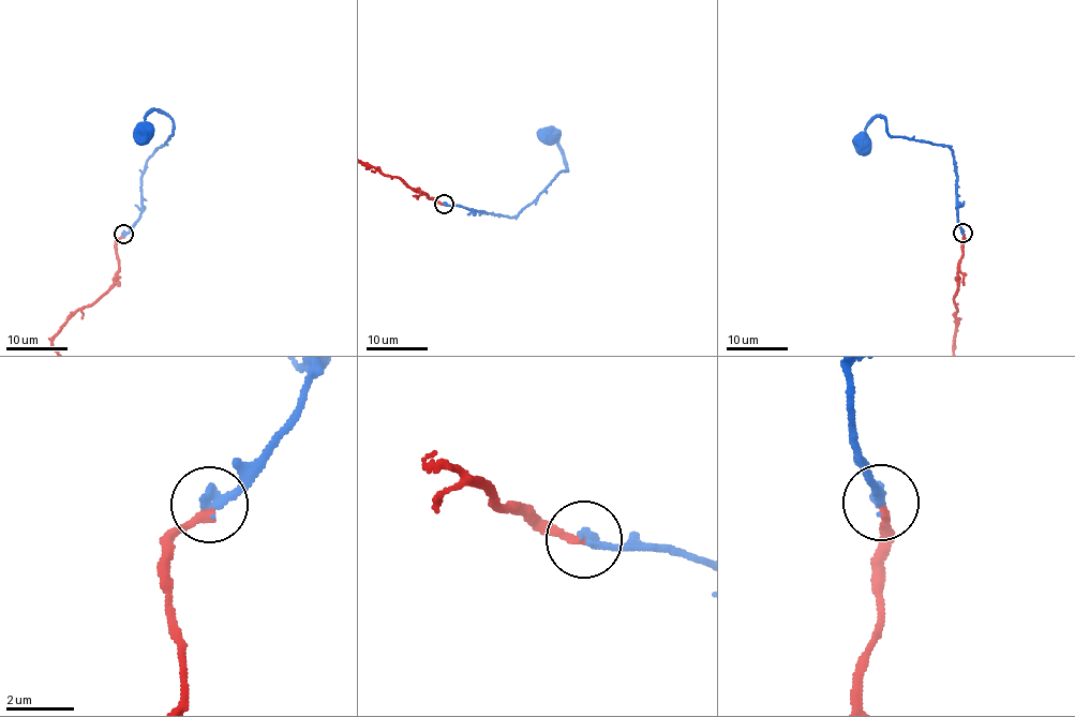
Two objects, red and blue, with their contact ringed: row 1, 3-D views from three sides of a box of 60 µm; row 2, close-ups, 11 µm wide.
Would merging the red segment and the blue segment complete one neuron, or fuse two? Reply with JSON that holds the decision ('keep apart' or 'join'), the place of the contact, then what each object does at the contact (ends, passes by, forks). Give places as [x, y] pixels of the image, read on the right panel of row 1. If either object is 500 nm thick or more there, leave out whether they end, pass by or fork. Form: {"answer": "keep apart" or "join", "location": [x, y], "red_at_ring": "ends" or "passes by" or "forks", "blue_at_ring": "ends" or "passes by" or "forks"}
{"answer": "join", "location": [962, 233], "red_at_ring": "ends", "blue_at_ring": "ends"}

